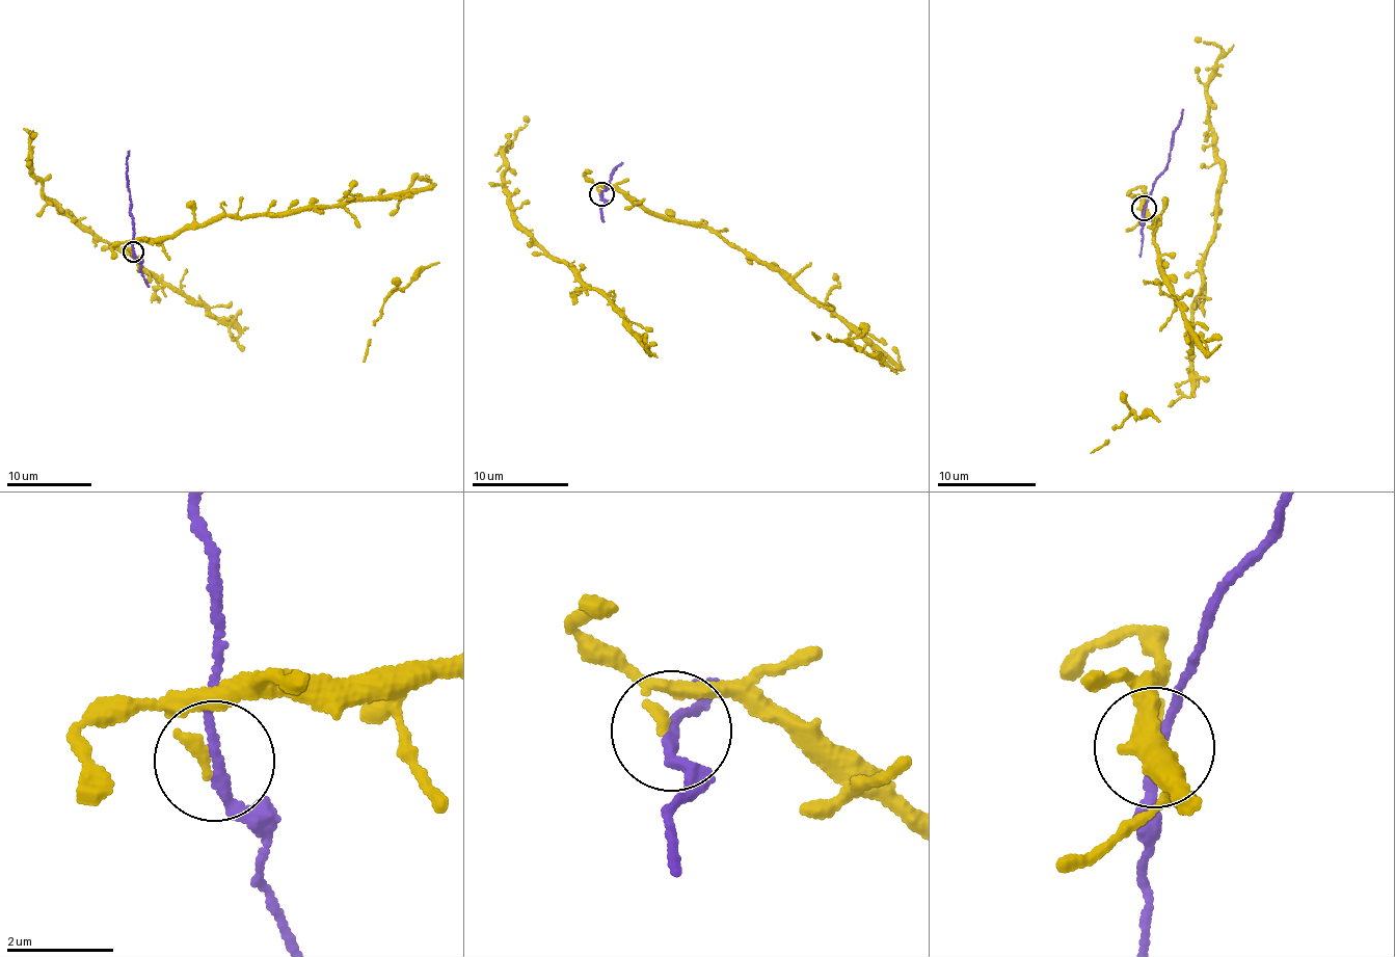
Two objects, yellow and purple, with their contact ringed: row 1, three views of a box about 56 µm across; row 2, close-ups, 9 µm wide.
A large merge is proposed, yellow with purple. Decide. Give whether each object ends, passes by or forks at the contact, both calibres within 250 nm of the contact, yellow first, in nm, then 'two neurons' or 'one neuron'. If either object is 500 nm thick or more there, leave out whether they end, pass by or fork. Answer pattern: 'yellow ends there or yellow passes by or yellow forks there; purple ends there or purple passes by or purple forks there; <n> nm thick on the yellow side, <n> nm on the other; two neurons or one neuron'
yellow ends there; purple passes by; 180 nm thick on the yellow side, 160 nm on the other; two neurons

